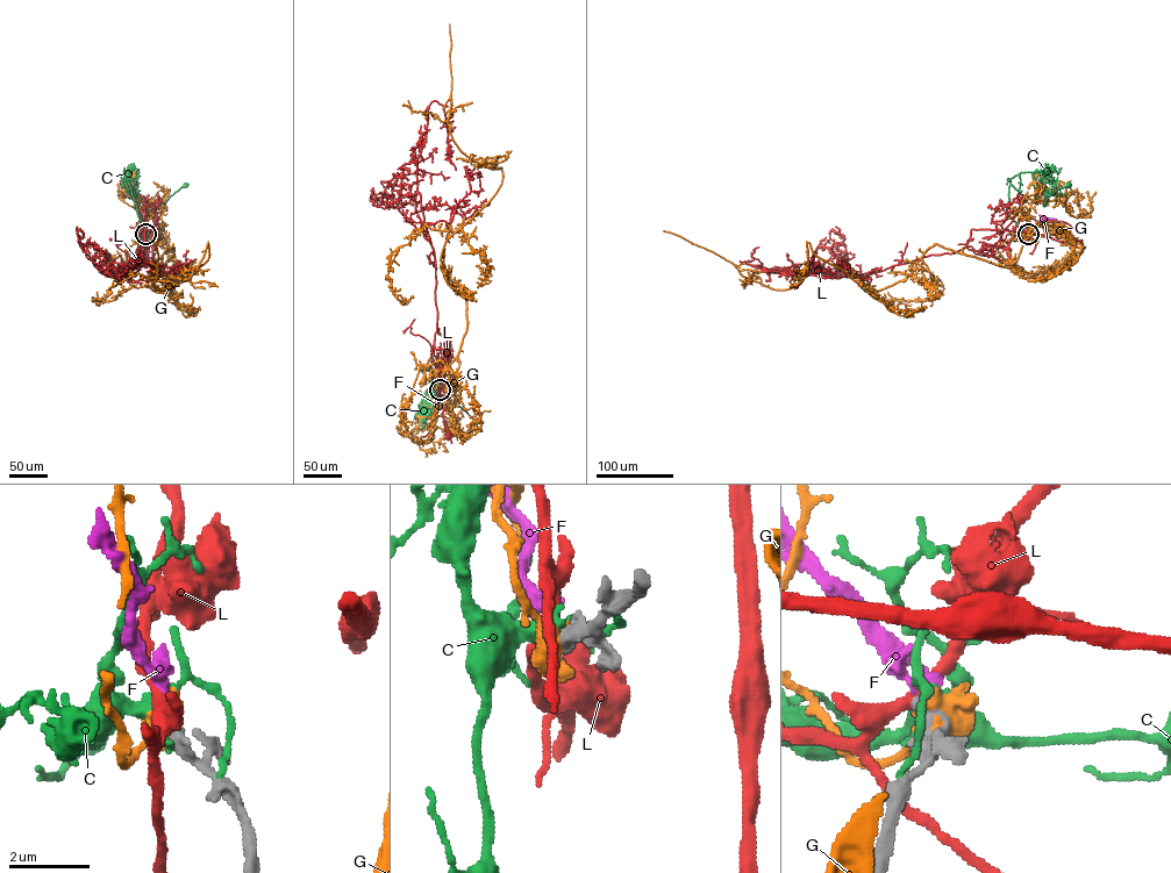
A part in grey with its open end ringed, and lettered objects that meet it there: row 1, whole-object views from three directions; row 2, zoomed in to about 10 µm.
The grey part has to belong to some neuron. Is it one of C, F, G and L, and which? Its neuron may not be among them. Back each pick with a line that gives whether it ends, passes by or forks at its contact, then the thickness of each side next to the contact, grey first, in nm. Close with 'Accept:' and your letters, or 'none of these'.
F: it passes by; calibres 240 and 240 nm
Accept: F

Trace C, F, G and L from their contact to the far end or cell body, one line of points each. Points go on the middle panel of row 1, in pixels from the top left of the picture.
C: (440, 388), (430, 366), (422, 369), (430, 371), (432, 388), (429, 406), (419, 405), (458, 406), (479, 428)
F: (440, 388), (435, 417)
G: (440, 390), (459, 387), (442, 377), (466, 326), (441, 253), (502, 174), (452, 137), (449, 23)
L: (440, 388), (440, 369), (433, 349), (437, 327), (448, 350), (443, 403), (449, 436)

